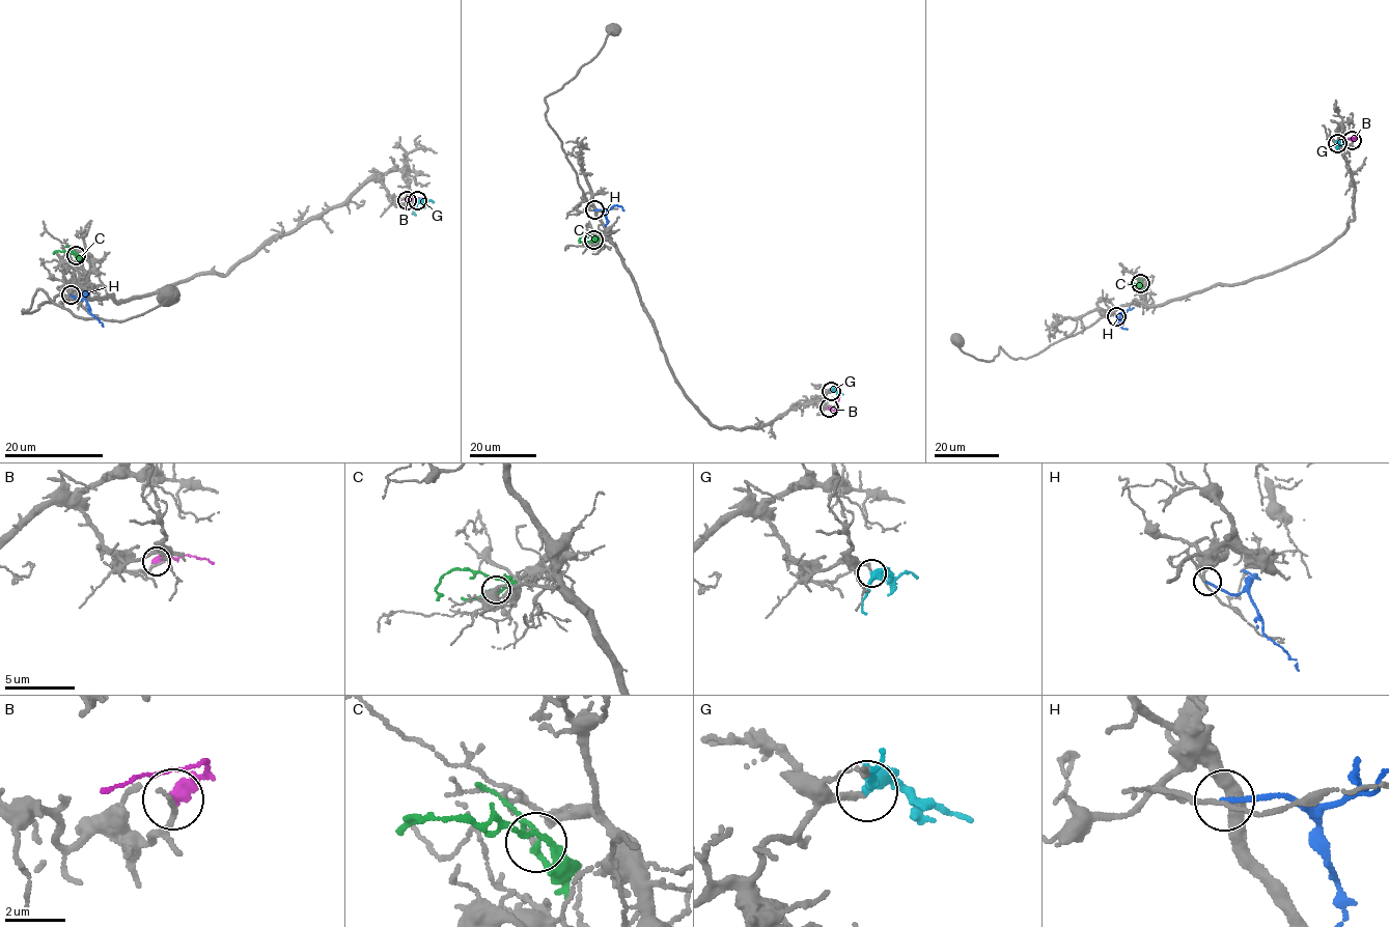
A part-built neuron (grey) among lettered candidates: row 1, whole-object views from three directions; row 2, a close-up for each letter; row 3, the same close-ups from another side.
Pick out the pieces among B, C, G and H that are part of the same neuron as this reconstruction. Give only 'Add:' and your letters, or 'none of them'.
Add: B

